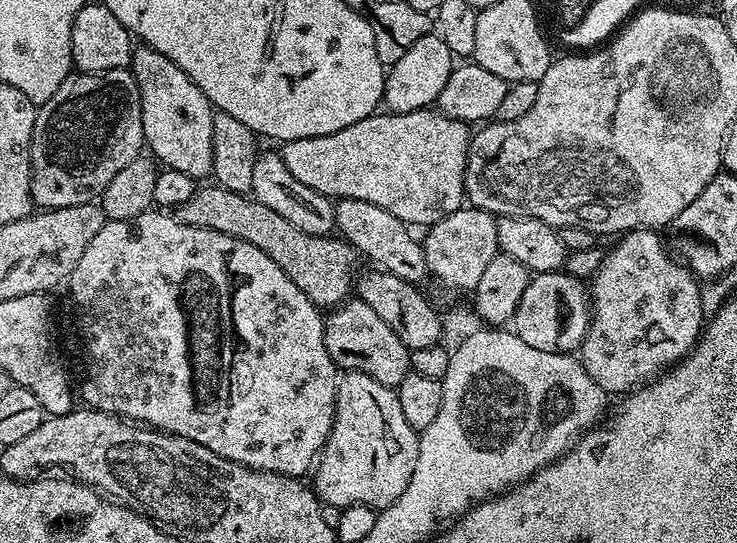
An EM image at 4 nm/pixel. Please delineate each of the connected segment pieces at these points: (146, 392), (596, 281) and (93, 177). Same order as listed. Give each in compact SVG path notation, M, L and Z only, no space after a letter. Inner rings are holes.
M145 214L137 217L135 220L128 221L108 220L102 226L102 230L98 230L98 234L94 234L94 239L90 241L90 246L86 246L82 258L78 258L78 266L74 266L74 270L72 271L70 277L72 300L80 307L80 312L84 315L80 320L80 332L84 335L84 348L88 351L88 360L92 363L93 368L92 377L81 388L79 385L79 399L81 396L84 399L81 401L87 407L95 408L98 412L109 412L111 416L121 416L123 420L143 424L149 428L156 429L158 432L168 432L171 436L181 436L182 438L193 440L198 446L206 446L206 450L212 450L214 454L218 454L222 458L230 458L230 462L238 462L247 468L262 470L263 472L273 472L274 474L282 474L283 476L304 478L307 472L309 475L313 471L320 451L323 450L324 443L328 440L328 435L334 422L334 414L336 413L338 369L336 363L330 358L330 354L326 354L326 342L324 341L324 326L326 320L322 315L321 309L317 308L314 302L310 302L310 298L306 298L306 294L302 294L302 290L298 290L298 286L294 286L294 282L290 278L286 278L282 266L278 266L278 262L270 262L270 258L266 258L266 254L262 254L262 250L258 250L258 246L250 246L250 242L242 242L238 238L230 238L226 234L218 234L214 230L186 226L182 222L178 222L175 215L172 214L152 215Z
M656 230L623 233L615 241L617 244L603 253L598 270L590 278L588 333L579 346L578 359L586 374L609 394L627 394L649 383L669 366L679 364L695 348L706 323L697 277L673 255L660 236L663 235Z
M110 70L109 72L76 72L68 76L62 86L58 86L58 91L54 93L54 98L50 98L45 104L39 105L36 109L36 121L34 122L34 134L32 135L32 203L37 209L47 210L50 208L65 208L66 206L78 206L79 204L93 203L100 198L110 182L117 177L120 170L125 169L134 162L136 157L141 155L145 147L144 131L142 130L142 102L138 94L136 80L128 70Z

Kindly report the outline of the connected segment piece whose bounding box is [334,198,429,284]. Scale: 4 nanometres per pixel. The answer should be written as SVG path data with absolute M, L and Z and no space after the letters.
M346 198L345 200L336 200L334 204L335 210L336 210L336 226L335 231L339 233L343 239L347 240L349 244L352 245L353 248L356 249L357 253L361 257L364 256L368 260L373 260L375 267L379 269L381 272L389 272L390 274L394 274L398 278L402 278L406 282L410 282L411 284L420 284L421 281L425 278L427 279L428 268L427 268L427 262L425 261L425 254L424 254L424 247L421 244L421 241L417 238L417 240L412 237L413 229L409 227L407 224L403 224L398 218L394 218L394 214L390 214L390 210L382 210L382 206L374 206L374 202L362 202L358 198Z

